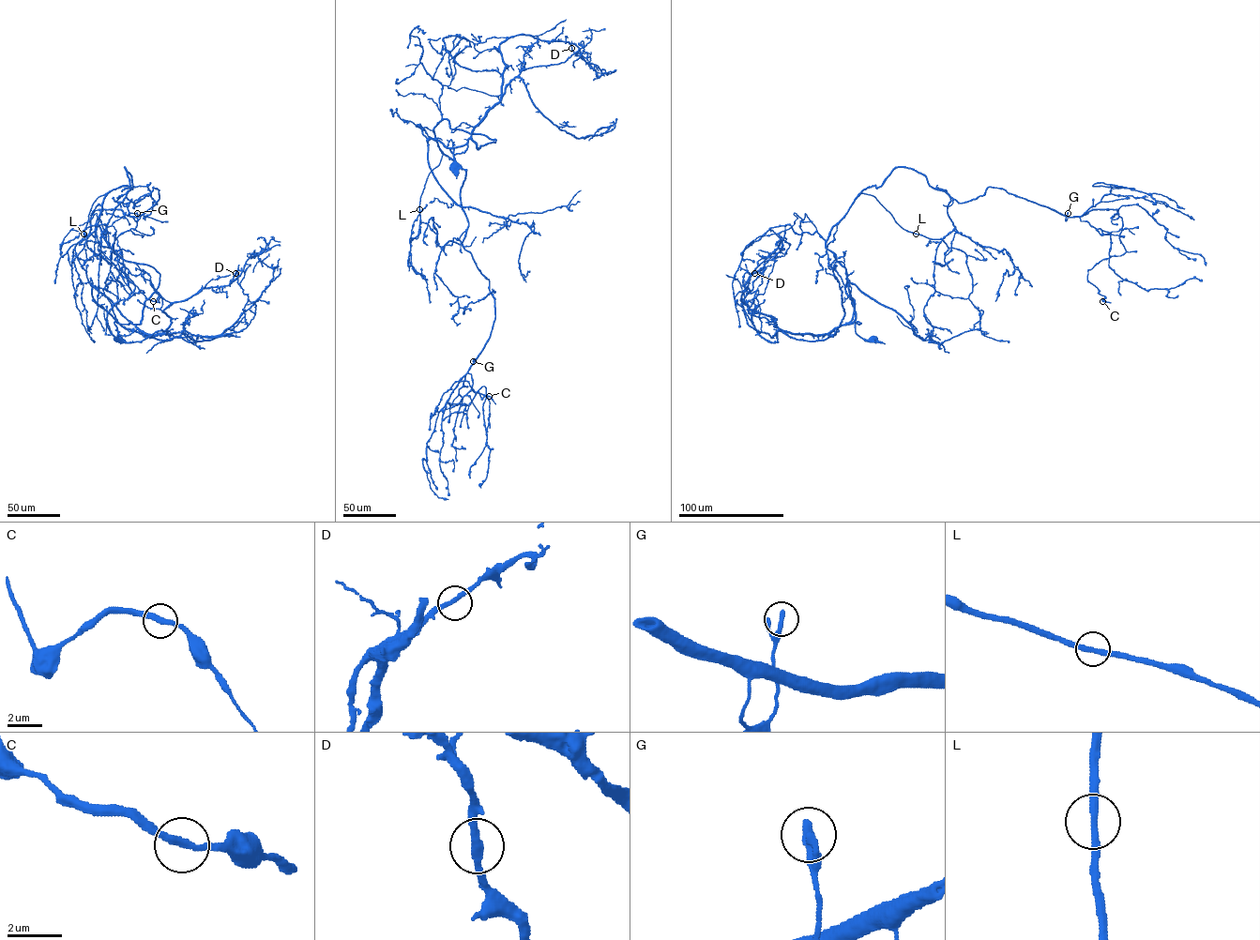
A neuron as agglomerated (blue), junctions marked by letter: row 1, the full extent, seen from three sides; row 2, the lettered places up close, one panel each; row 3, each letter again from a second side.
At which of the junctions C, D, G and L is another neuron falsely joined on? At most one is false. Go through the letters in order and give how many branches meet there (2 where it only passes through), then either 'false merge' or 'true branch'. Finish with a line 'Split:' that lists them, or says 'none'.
C: branches 2; true branch
D: branches 2; true branch
G: branches 2; true branch
L: branches 2; true branch
Split: none

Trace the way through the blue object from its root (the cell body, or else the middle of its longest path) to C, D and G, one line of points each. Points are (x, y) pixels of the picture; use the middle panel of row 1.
C: (455, 166), (451, 148), (495, 140), (443, 119), (494, 320), (430, 419), (457, 381), (489, 396)
D: (455, 166), (450, 149), (463, 152), (500, 99), (499, 45), (529, 35), (571, 48)
G: (455, 166), (451, 148), (495, 140), (443, 119), (437, 145), (465, 172), (463, 245), (494, 301), (473, 361)

